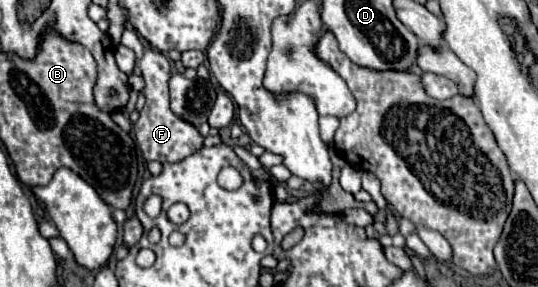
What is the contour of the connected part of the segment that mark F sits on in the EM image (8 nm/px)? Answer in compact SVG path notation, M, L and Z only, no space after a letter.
M145 45L143 47L143 57L139 59L139 69L141 69L143 79L145 79L143 93L147 97L147 101L145 101L145 107L139 113L137 123L133 125L137 145L139 145L145 161L179 163L181 159L185 159L185 157L189 157L189 155L193 155L195 151L201 149L203 137L199 135L199 131L191 123L179 119L169 107L169 89L167 89L169 75L171 75L169 59L163 53Z

